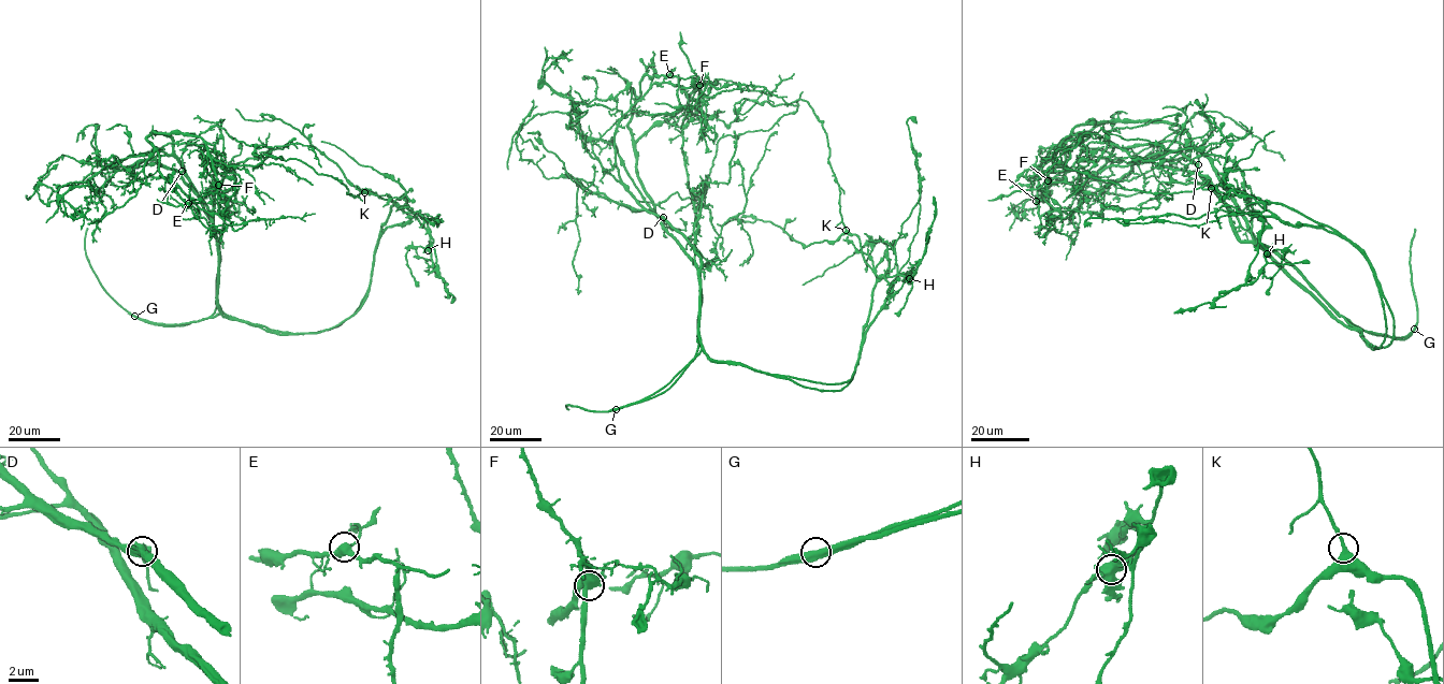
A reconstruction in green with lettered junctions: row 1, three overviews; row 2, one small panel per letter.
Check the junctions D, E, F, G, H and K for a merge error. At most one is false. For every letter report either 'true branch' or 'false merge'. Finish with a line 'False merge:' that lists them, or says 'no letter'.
D: true branch
E: true branch
F: true branch
G: false merge
H: true branch
K: true branch
False merge: G

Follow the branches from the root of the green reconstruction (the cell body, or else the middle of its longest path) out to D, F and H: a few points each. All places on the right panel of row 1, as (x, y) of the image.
D: (1370, 344), (1359, 332), (1339, 322), (1242, 228), (1238, 217), (1200, 176), (1198, 164)
F: (1370, 344), (1359, 332), (1339, 322), (1242, 228), (1204, 176), (1131, 158), (1091, 132), (1062, 143), (1048, 180)
H: (1370, 344), (1383, 343), (1386, 320), (1374, 271), (1356, 248), (1323, 228), (1266, 216), (1259, 241), (1267, 253)

